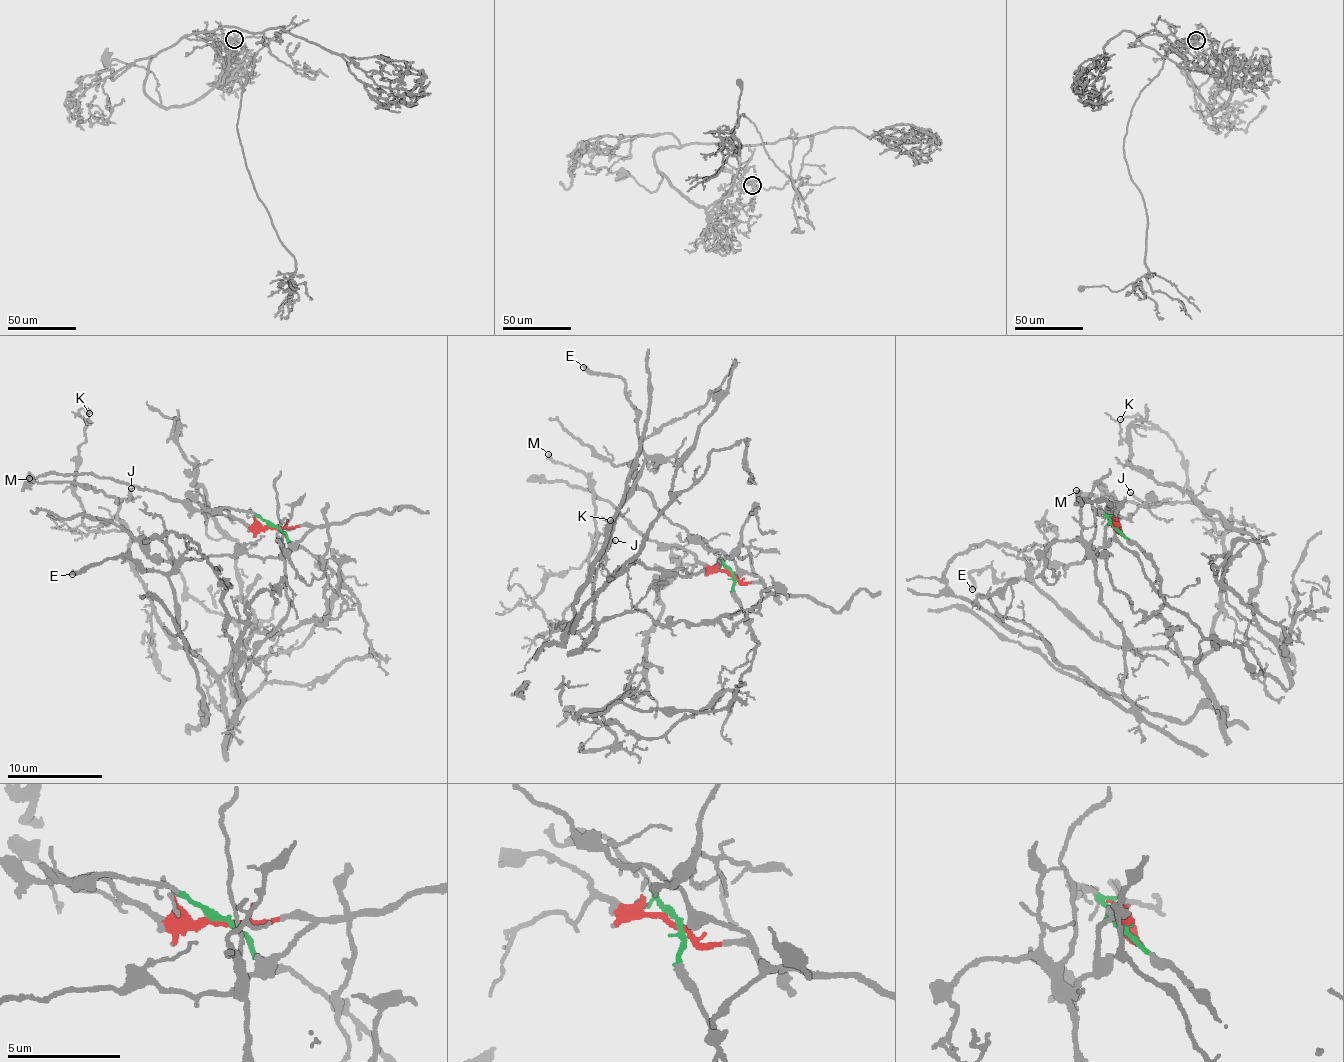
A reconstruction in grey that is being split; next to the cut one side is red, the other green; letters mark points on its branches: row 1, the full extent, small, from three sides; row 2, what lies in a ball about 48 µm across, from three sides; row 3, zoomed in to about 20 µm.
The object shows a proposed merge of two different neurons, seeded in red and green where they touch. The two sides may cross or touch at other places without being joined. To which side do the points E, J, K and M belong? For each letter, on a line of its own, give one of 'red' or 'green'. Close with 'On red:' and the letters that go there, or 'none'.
E: green
J: green
K: green
M: green
On red: none

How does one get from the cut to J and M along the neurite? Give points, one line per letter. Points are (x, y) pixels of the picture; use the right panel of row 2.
J: (1113, 525), (1143, 554), (1193, 673), (1216, 642), (1224, 528), (1129, 492)
M: (1113, 525), (1143, 554), (1156, 613), (1178, 628), (1193, 673), (1216, 642), (1224, 528), (1188, 502), (1076, 490)

